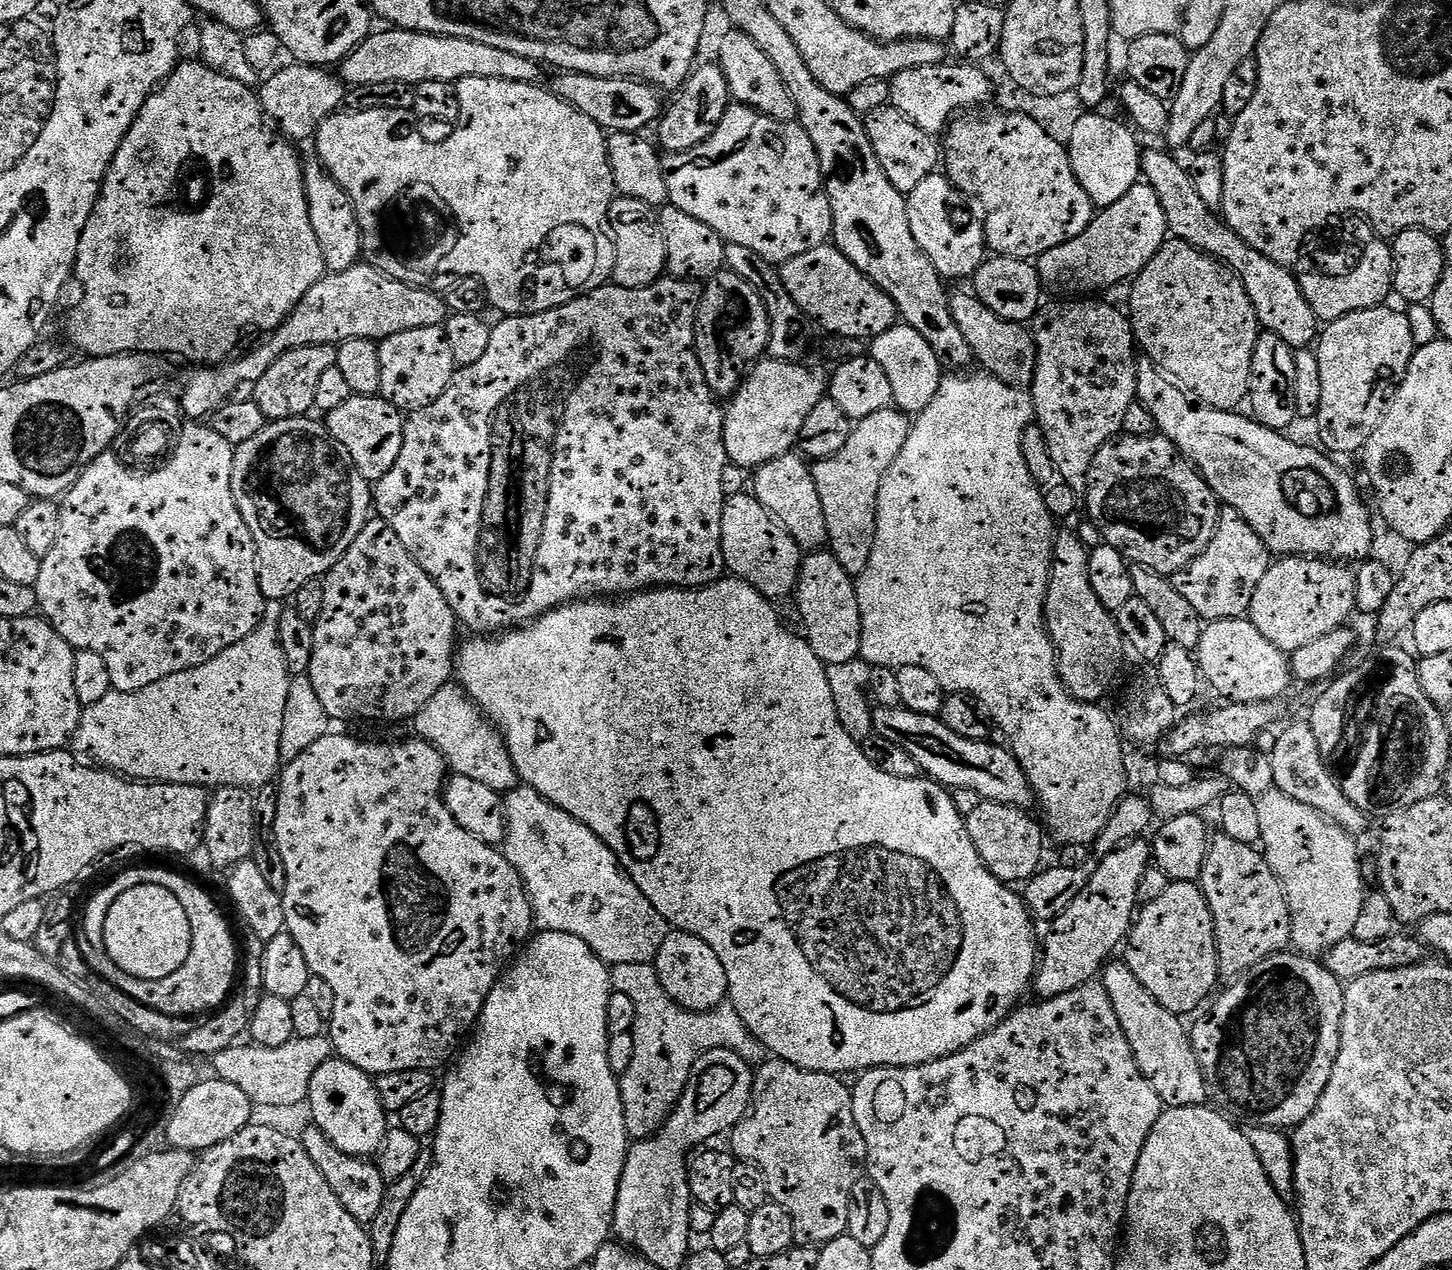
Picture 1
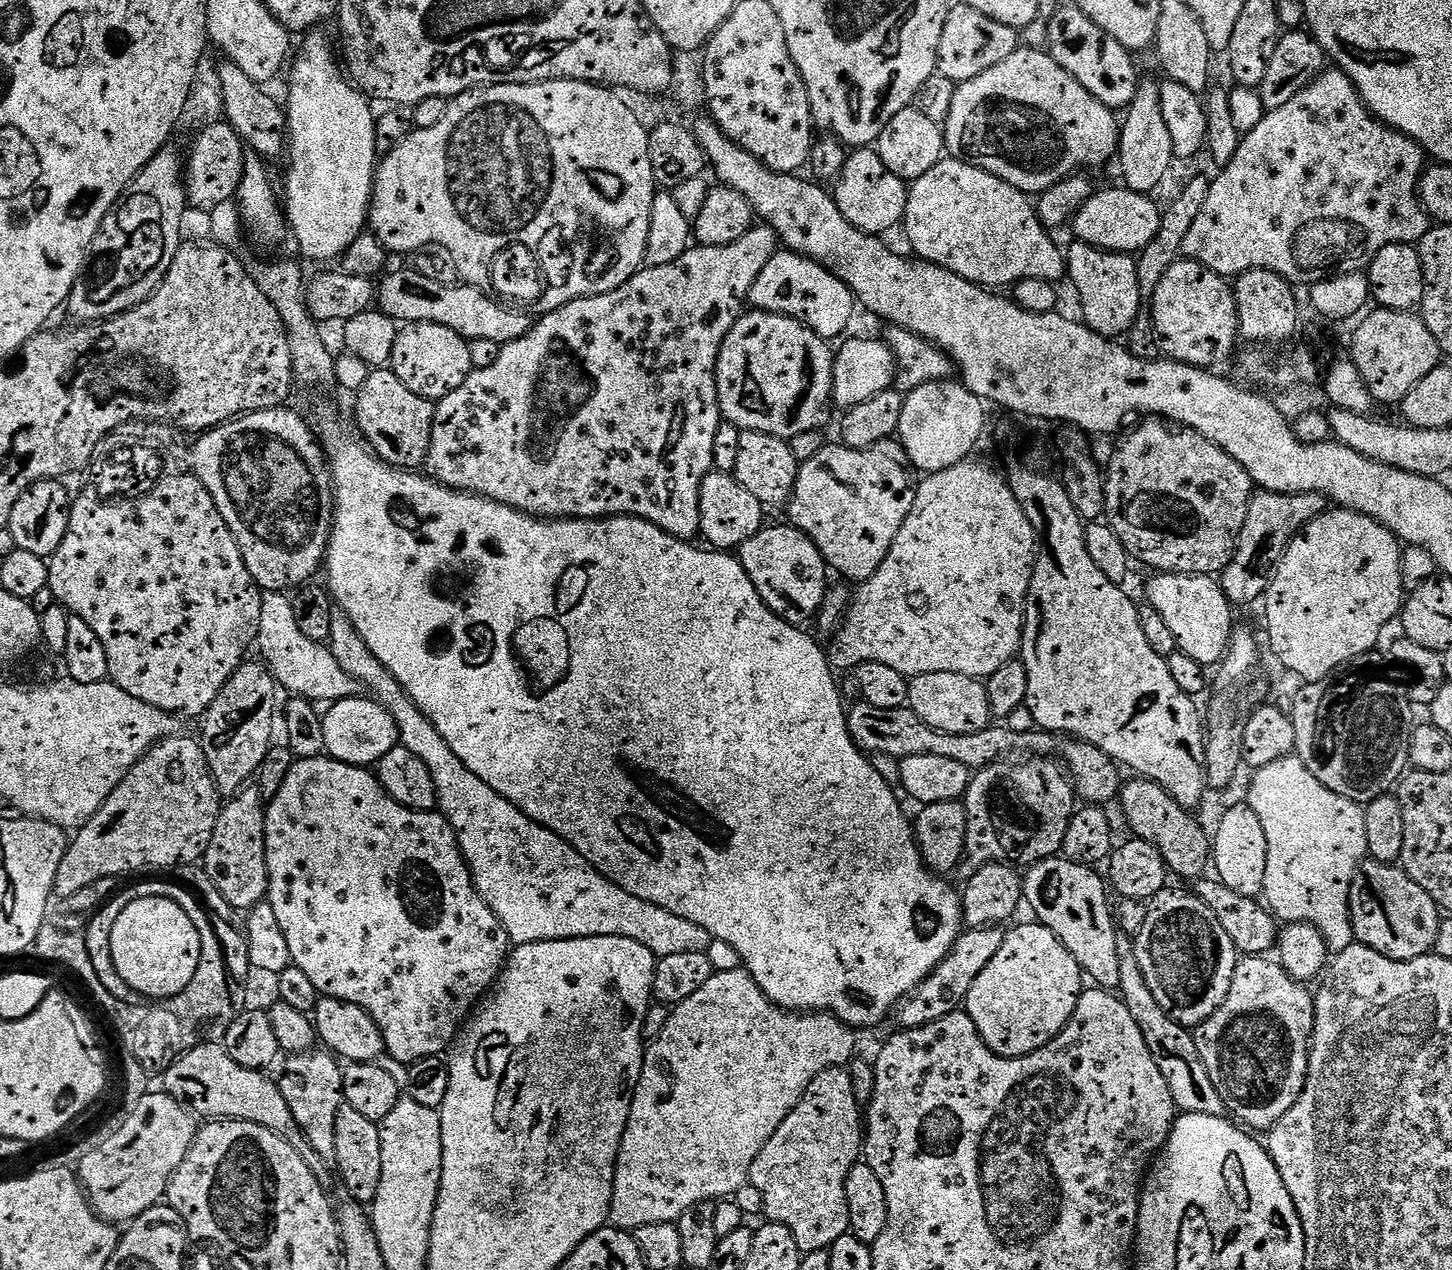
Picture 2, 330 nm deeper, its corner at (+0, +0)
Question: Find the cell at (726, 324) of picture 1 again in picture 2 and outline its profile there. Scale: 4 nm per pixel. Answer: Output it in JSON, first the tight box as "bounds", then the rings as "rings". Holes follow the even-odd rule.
{"bounds":[716,310,835,440],"rings":[[[752,310],[741,315],[720,348],[716,363],[716,389],[720,414],[727,423],[741,430],[765,432],[780,440],[826,428],[832,411],[833,366],[835,357],[829,341],[811,332],[789,316]]]}

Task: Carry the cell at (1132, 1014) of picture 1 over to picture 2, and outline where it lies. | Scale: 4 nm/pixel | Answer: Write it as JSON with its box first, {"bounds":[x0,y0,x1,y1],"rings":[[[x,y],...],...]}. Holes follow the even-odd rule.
{"bounds":[1022,858,1120,990],"rings":[[[1049,858],[1031,865],[1032,868],[1022,880],[1022,896],[1032,907],[1032,912],[1039,923],[1045,924],[1053,934],[1060,939],[1062,946],[1074,954],[1074,958],[1080,963],[1080,970],[1093,985],[1105,990],[1116,990],[1120,987],[1118,978],[1118,942],[1116,934],[1118,925],[1112,921],[1112,908],[1108,905],[1109,889],[1103,875],[1096,873],[1095,867],[1087,864],[1075,864],[1067,858]]]}

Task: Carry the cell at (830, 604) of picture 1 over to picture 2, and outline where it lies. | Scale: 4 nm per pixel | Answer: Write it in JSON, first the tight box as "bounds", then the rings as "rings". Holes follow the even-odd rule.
{"bounds":[738,524,830,626],"rings":[[[784,524],[777,528],[765,526],[755,532],[745,544],[740,545],[738,559],[746,574],[750,574],[750,582],[754,582],[768,609],[788,624],[804,626],[807,620],[815,618],[819,608],[821,611],[825,607],[830,587],[830,569],[818,546],[814,546],[805,532]]]}

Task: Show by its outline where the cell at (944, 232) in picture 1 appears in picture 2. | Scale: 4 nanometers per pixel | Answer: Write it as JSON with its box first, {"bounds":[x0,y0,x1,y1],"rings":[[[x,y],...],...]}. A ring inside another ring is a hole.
{"bounds":[902,158,1066,290],"rings":[[[942,158],[933,168],[926,170],[917,180],[911,181],[908,201],[902,221],[902,229],[908,235],[912,248],[919,259],[937,264],[940,268],[958,274],[962,279],[988,290],[1000,290],[1003,284],[1015,286],[1021,280],[1038,278],[1053,282],[1063,281],[1066,276],[1066,256],[1048,237],[1049,229],[1037,215],[1033,201],[1002,178],[982,170],[966,160]]]}

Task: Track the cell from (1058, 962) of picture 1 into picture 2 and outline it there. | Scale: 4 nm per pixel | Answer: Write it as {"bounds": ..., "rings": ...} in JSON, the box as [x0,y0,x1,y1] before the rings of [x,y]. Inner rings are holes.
{"bounds":[963,923,1086,1060],"rings":[[[1031,923],[1020,924],[1017,928],[1004,932],[1002,946],[994,954],[994,958],[986,962],[978,978],[974,978],[974,986],[970,986],[963,1003],[984,1045],[994,1055],[1004,1056],[1008,1060],[1016,1056],[1028,1056],[1031,1052],[1045,1048],[1067,1026],[1078,1006],[1080,994],[1086,988],[1086,977],[1074,954],[1070,954],[1070,950],[1062,946],[1060,939],[1045,924]]]}

